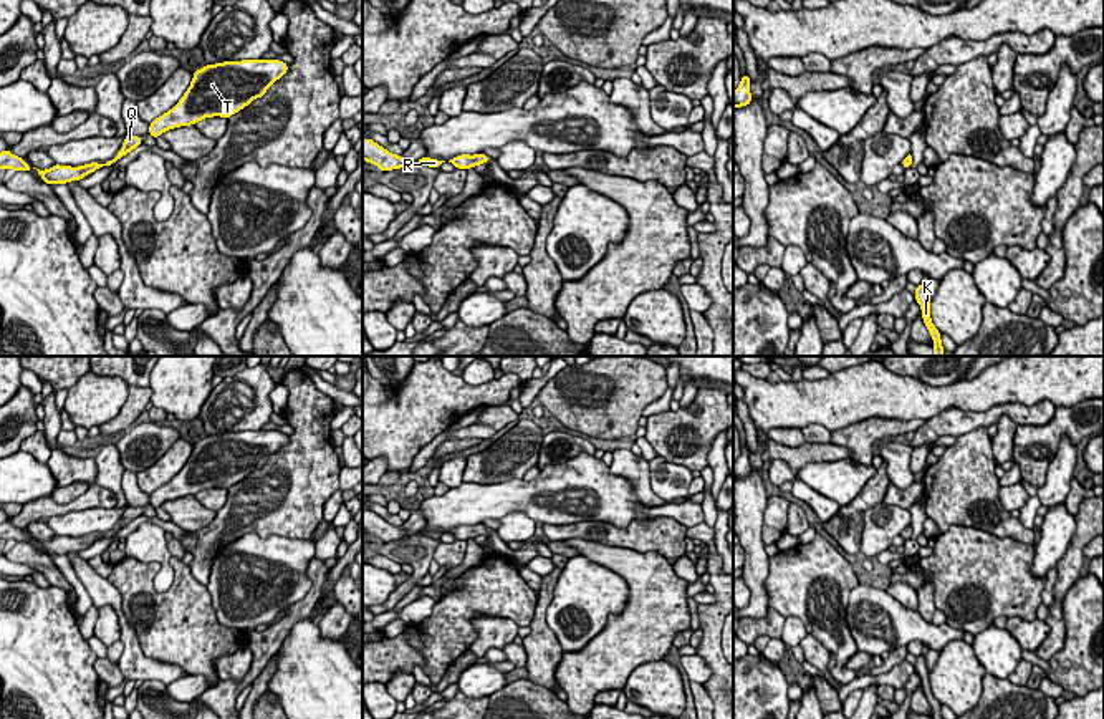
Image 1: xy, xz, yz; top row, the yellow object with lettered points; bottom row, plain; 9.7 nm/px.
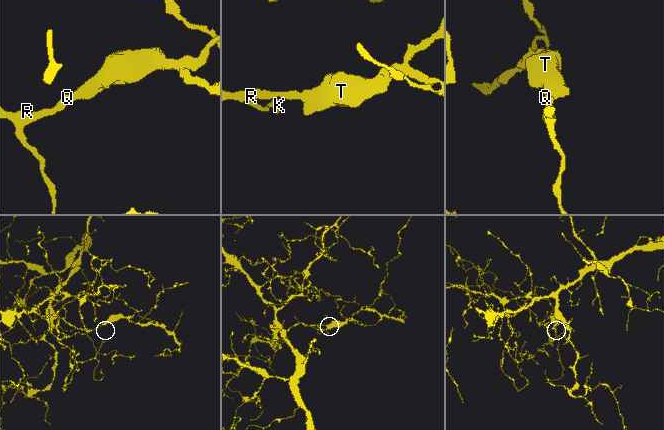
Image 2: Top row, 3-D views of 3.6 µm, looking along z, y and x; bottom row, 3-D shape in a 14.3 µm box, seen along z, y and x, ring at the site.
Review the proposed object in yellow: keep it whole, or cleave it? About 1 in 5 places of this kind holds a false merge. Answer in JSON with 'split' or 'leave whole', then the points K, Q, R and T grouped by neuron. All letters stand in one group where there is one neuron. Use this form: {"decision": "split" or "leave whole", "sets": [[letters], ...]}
{"decision": "leave whole", "sets": [["K", "Q", "R", "T"]]}

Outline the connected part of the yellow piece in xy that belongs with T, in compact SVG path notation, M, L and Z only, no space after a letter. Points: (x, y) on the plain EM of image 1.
M243 431L207 436L194 444L180 472L149 495L152 509L167 500L195 495L204 489L230 489L288 442L280 431Z

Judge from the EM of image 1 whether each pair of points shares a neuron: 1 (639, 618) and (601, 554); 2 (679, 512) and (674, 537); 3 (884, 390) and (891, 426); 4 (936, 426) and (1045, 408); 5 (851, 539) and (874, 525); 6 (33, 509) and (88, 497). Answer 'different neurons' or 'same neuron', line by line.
1: same neuron
2: different neurons
3: different neurons
4: same neuron
5: different neurons
6: same neuron

